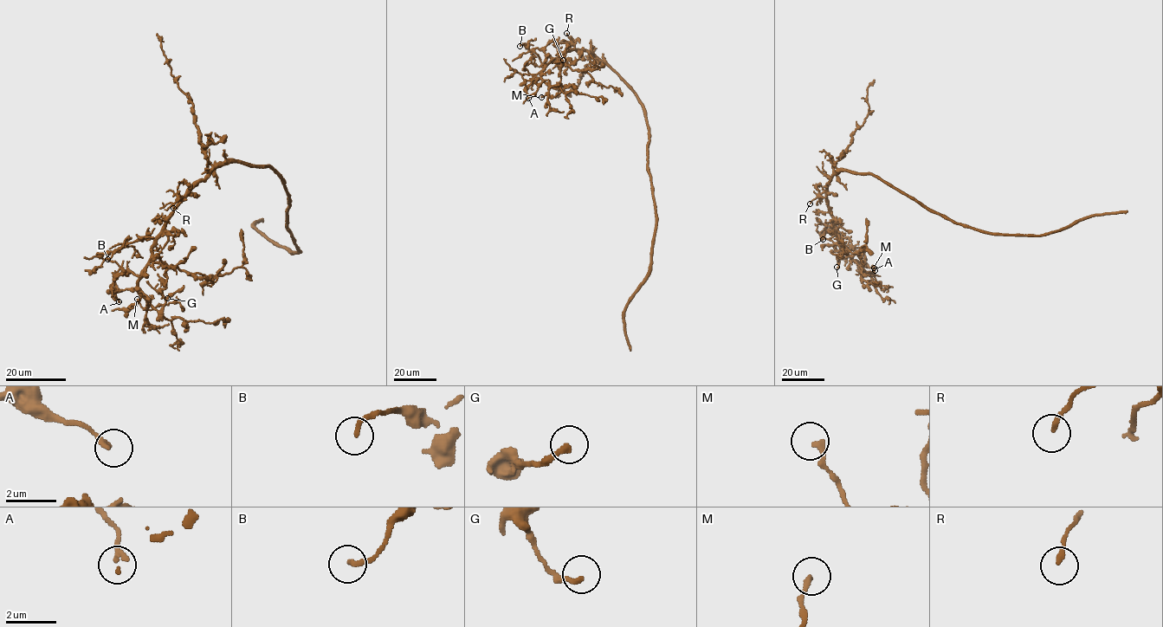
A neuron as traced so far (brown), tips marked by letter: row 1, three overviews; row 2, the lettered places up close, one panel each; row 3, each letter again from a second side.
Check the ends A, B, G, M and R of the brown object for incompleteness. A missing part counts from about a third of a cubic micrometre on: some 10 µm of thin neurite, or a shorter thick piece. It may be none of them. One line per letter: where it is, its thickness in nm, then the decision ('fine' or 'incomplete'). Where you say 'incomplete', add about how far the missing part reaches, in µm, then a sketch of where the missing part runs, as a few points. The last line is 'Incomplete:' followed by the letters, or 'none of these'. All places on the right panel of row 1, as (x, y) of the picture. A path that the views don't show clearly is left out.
A: at (875, 270); 190 nm thick; fine
B: at (823, 239); 190 nm thick; fine
G: at (836, 267); 220 nm thick; fine
M: at (874, 268); 200 nm thick; fine
R: at (810, 203); 190 nm thick; fine
Incomplete: none of these

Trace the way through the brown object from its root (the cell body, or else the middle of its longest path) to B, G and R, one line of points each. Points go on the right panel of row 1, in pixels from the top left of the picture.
B: (884, 183), (870, 174), (838, 171), (827, 185), (827, 204), (835, 224), (825, 228), (823, 239)
G: (884, 183), (870, 174), (838, 171), (827, 185), (827, 204), (838, 232), (842, 251), (836, 255), (836, 267)
R: (884, 183), (870, 174), (838, 171), (827, 185), (827, 195), (816, 197), (810, 203)

